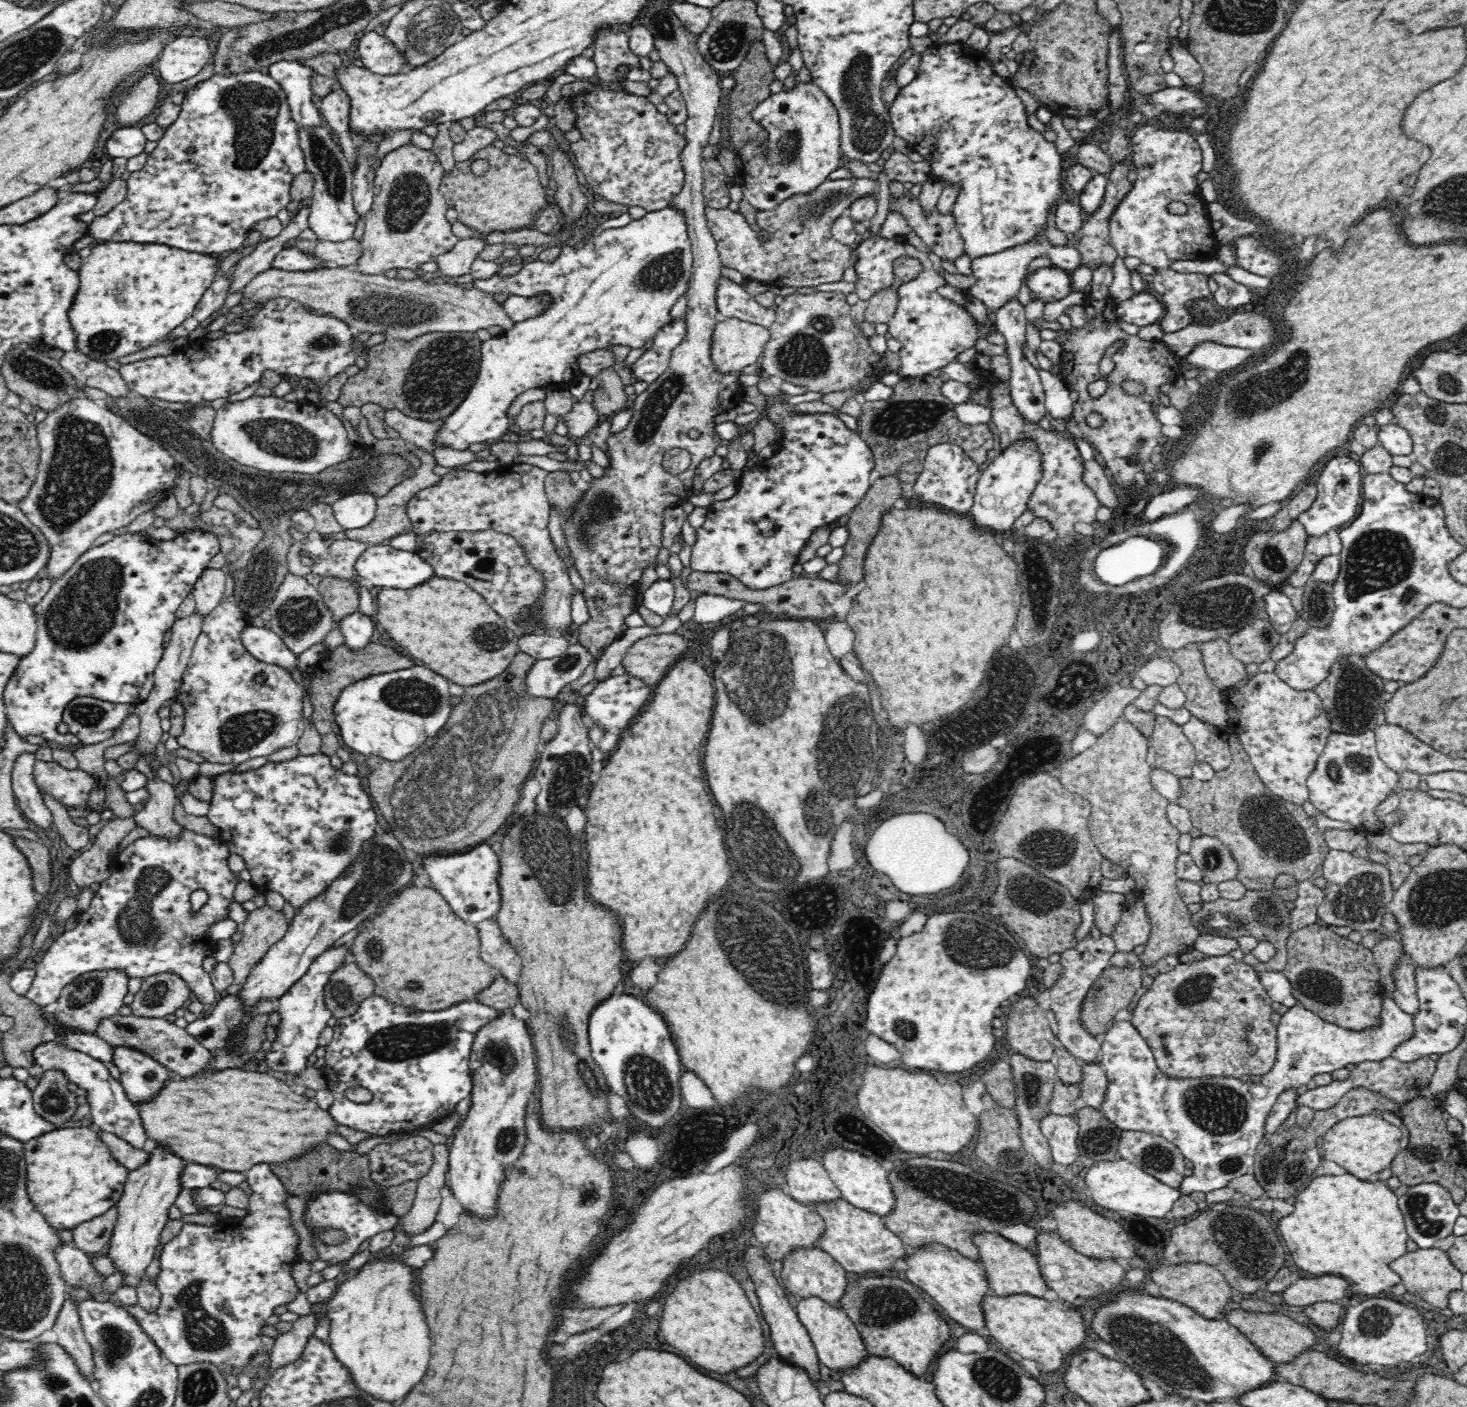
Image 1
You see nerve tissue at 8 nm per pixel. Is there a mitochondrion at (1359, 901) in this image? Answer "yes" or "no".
yes

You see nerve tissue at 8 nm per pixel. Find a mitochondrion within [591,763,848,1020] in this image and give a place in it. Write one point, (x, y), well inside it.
(745, 930)

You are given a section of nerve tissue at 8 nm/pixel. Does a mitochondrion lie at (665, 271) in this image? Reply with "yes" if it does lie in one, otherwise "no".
yes

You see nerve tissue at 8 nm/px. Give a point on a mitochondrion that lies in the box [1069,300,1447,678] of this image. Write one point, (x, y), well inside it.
(1379, 560)

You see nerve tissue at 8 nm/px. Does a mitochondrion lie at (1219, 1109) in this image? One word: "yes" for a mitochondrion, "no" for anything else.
yes

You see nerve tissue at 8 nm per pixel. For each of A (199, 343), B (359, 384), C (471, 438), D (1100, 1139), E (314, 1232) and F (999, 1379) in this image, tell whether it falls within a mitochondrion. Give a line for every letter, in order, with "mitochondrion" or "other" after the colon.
A: other
B: other
C: other
D: mitochondrion
E: other
F: mitochondrion

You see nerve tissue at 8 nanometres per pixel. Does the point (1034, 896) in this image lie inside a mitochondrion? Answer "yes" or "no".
yes

